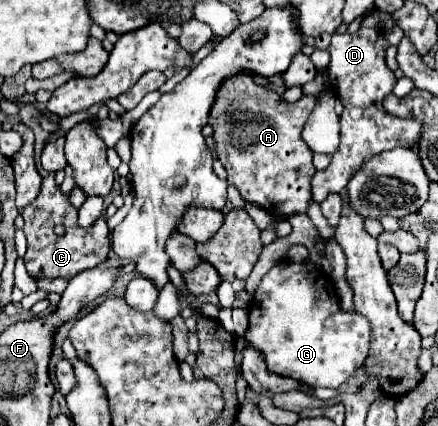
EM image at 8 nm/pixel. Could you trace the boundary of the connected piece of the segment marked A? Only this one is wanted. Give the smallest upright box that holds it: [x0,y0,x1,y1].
[208,72,316,218]

